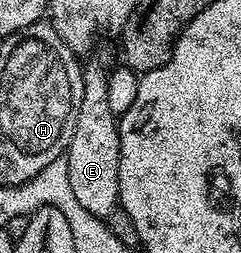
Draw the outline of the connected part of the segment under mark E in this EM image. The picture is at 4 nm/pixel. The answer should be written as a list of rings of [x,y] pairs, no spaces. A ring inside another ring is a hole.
[[[87,64],[84,71],[84,96],[76,118],[76,132],[66,152],[68,180],[74,197],[92,215],[107,217],[120,201],[120,124],[106,101],[109,68]]]

